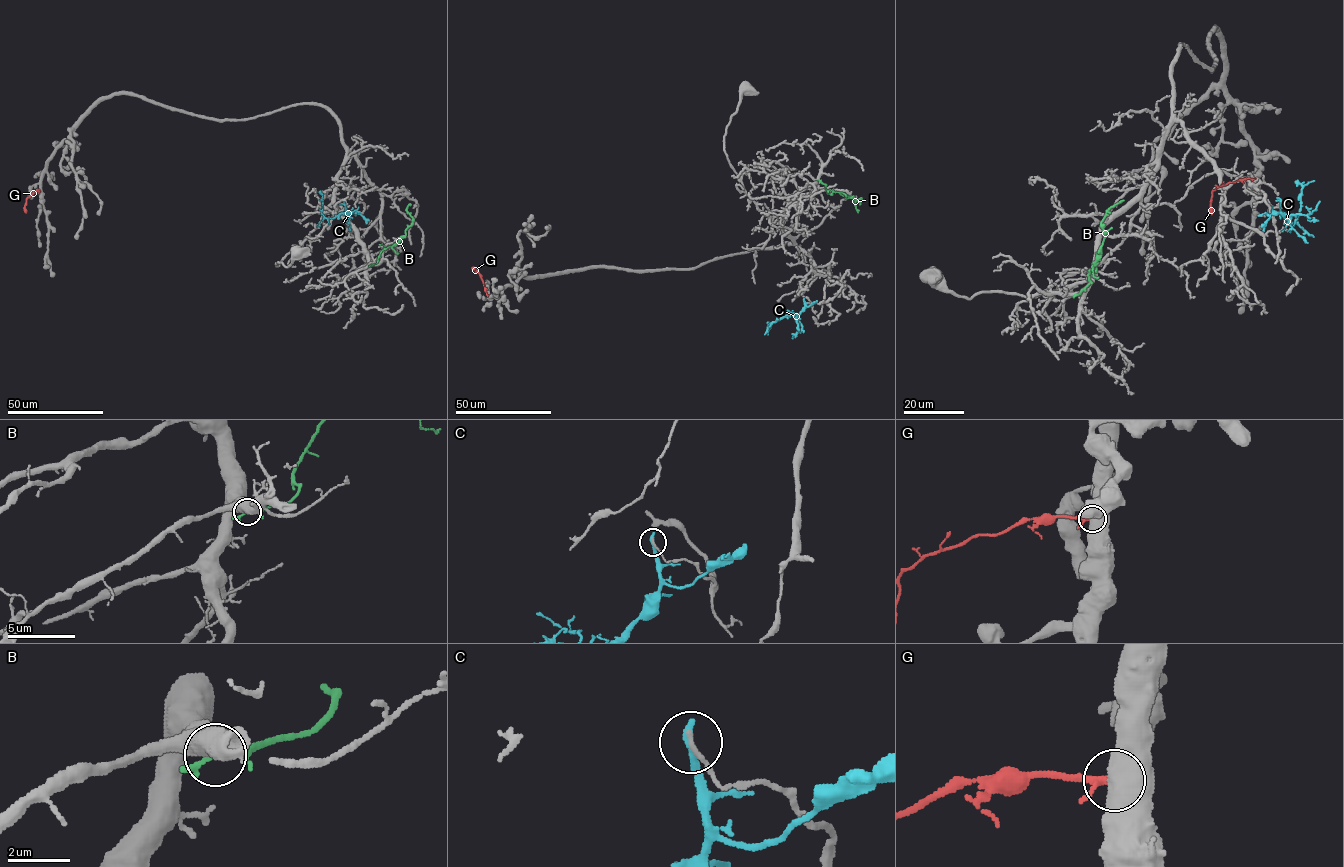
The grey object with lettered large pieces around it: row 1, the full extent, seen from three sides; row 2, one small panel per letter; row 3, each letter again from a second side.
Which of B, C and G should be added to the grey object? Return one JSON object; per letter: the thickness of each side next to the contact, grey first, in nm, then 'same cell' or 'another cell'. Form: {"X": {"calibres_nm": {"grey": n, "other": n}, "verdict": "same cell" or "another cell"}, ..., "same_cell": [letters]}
{"B": {"calibres_nm": {"grey": 750, "other": 220}, "verdict": "another cell"}, "C": {"calibres_nm": {"grey": 150, "other": 320}, "verdict": "another cell"}, "G": {"calibres_nm": {"grey": 750, "other": 170}, "verdict": "another cell"}, "same_cell": []}

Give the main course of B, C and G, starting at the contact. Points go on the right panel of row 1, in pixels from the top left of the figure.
B: (1073, 295), (1090, 282), (1089, 270), (1105, 235), (1101, 222), (1108, 210), (1124, 200)
C: (1260, 215), (1284, 213), (1289, 222), (1294, 222), (1301, 207), (1302, 187), (1314, 180)
G: (1255, 179), (1238, 179), (1217, 186), (1212, 192), (1211, 214)

